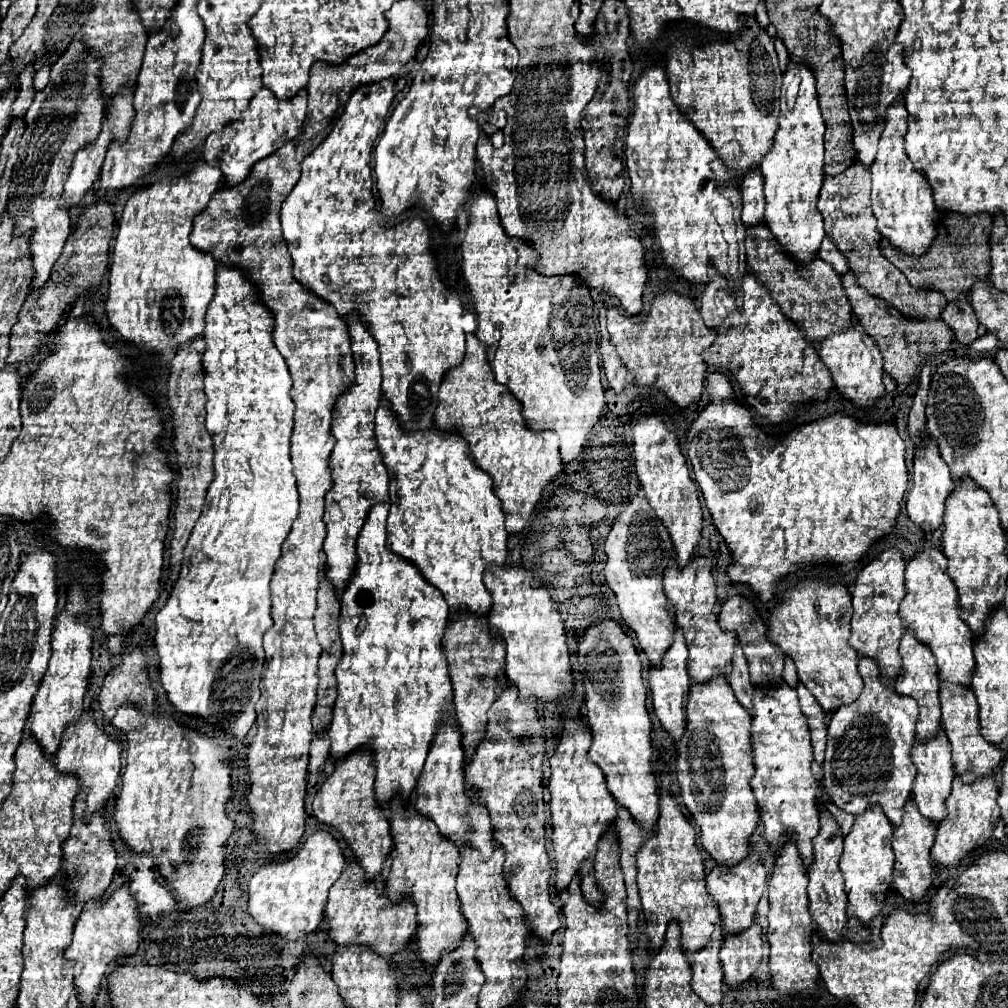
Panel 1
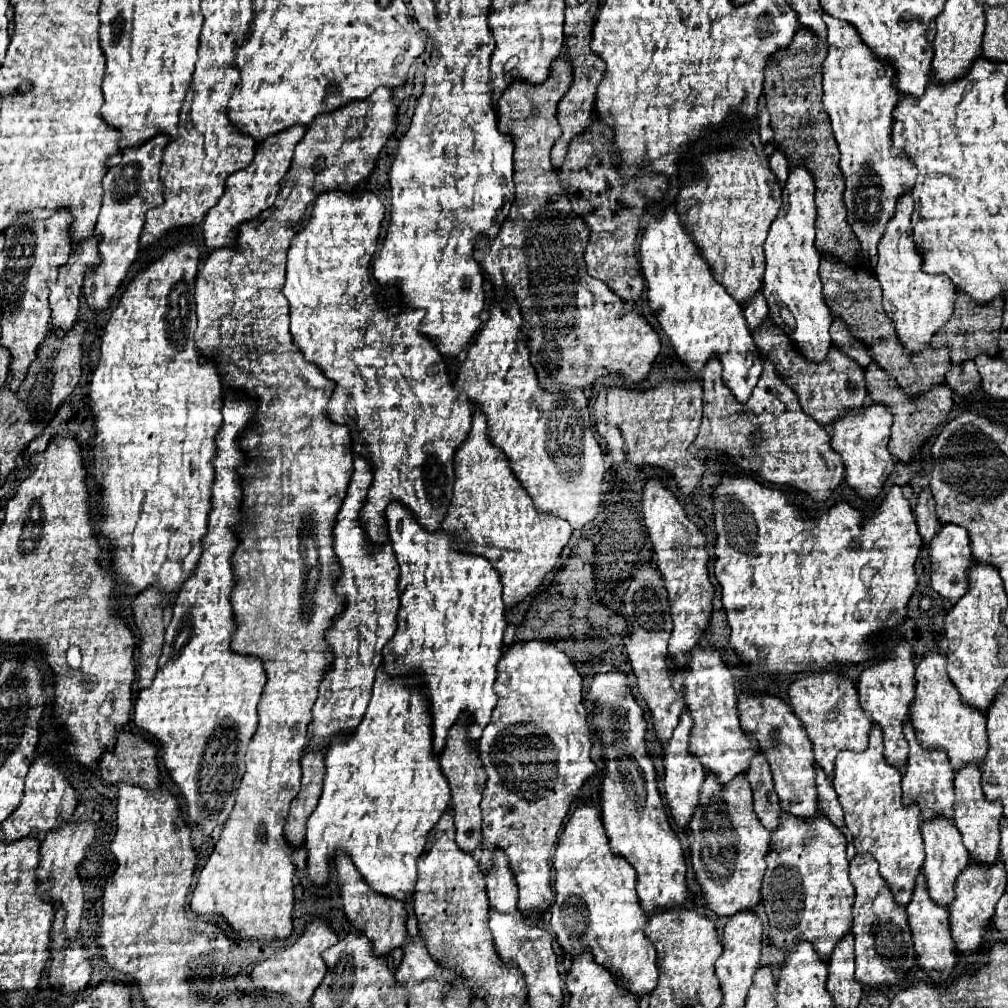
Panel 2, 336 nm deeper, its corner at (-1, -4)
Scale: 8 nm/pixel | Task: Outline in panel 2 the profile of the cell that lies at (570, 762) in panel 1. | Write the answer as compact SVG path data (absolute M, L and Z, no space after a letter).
M592 802L574 810L558 840L554 854L554 892L556 900L550 908L550 924L566 954L578 954L588 948L598 964L606 966L624 988L638 996L656 988L656 950L644 934L648 918L636 896L636 872L626 860L618 860L610 852L598 808Z

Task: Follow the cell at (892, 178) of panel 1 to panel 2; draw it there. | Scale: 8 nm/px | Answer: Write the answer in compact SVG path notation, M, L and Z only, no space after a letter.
M904 192L902 198L898 198L894 216L886 224L882 242L878 242L878 266L874 272L882 284L884 312L896 322L898 338L906 344L908 352L918 352L930 342L932 334L950 320L954 310L954 284L948 276L922 272L922 254L918 252L912 236L912 208L914 202L910 192Z

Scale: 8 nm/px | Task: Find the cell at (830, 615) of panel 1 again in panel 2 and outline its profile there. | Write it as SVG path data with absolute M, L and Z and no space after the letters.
M830 672L806 674L804 678L798 678L796 682L790 684L788 696L796 716L802 720L802 726L806 728L808 738L812 740L818 766L824 768L828 778L832 778L834 758L840 750L850 748L862 752L868 746L868 732L872 720L858 702L858 692L854 682L848 682L840 674L830 674Z

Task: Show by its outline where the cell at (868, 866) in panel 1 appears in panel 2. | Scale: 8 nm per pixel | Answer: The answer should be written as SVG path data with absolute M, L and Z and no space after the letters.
M854 856L850 862L850 882L856 888L852 906L852 932L856 940L856 978L866 986L896 984L916 966L916 952L910 938L904 908L894 904L894 894L878 874L878 862L872 856Z

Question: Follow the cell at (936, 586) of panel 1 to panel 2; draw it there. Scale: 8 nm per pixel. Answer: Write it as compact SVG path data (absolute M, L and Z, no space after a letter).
M934 644L926 650L922 662L916 668L916 694L910 704L910 720L916 728L918 742L924 748L942 748L948 754L952 768L960 768L966 762L982 764L988 752L986 738L986 714L974 706L962 702L960 692L952 684L946 672L946 654Z

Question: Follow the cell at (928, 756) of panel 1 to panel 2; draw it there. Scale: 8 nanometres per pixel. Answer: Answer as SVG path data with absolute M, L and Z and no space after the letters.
M936 816L930 820L920 822L920 830L924 836L924 850L926 850L926 860L924 860L924 874L926 874L926 884L932 900L936 900L942 906L948 906L954 898L954 882L956 876L966 868L970 862L970 854L962 844L962 836L958 828L954 826L954 820L946 816Z

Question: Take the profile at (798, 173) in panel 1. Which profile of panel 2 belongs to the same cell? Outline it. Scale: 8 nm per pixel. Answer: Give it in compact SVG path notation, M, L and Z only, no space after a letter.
M800 162L790 168L784 192L782 208L776 220L770 226L768 238L764 242L766 252L766 272L764 272L764 296L770 306L772 320L790 334L794 346L810 360L820 362L826 358L830 346L830 308L826 306L822 282L818 276L820 252L814 244L814 222L816 222L816 204L814 204L814 176Z

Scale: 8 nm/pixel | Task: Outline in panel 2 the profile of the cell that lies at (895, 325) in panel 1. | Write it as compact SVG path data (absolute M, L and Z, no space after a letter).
M870 362L870 366L866 368L866 388L872 400L886 404L894 412L894 424L892 424L888 450L894 458L904 460L904 462L918 458L918 448L922 446L922 442L936 430L938 424L946 422L946 416L952 408L952 390L948 388L948 384L936 384L932 390L922 392L918 396L906 396L902 388L898 388L896 382L890 380L890 376L886 376L882 368L878 368L878 364L874 362Z

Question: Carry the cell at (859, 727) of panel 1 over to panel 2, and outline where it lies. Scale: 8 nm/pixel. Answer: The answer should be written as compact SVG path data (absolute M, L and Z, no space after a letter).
M878 724L872 726L870 744L864 752L842 750L836 756L832 784L844 810L844 822L854 836L854 846L858 854L870 852L878 860L880 876L892 888L896 902L900 906L906 906L914 890L914 880L924 862L924 844L920 834L922 812L918 806L906 806L902 802L900 780L900 770L888 764L888 760L884 758L882 730L878 728Z

